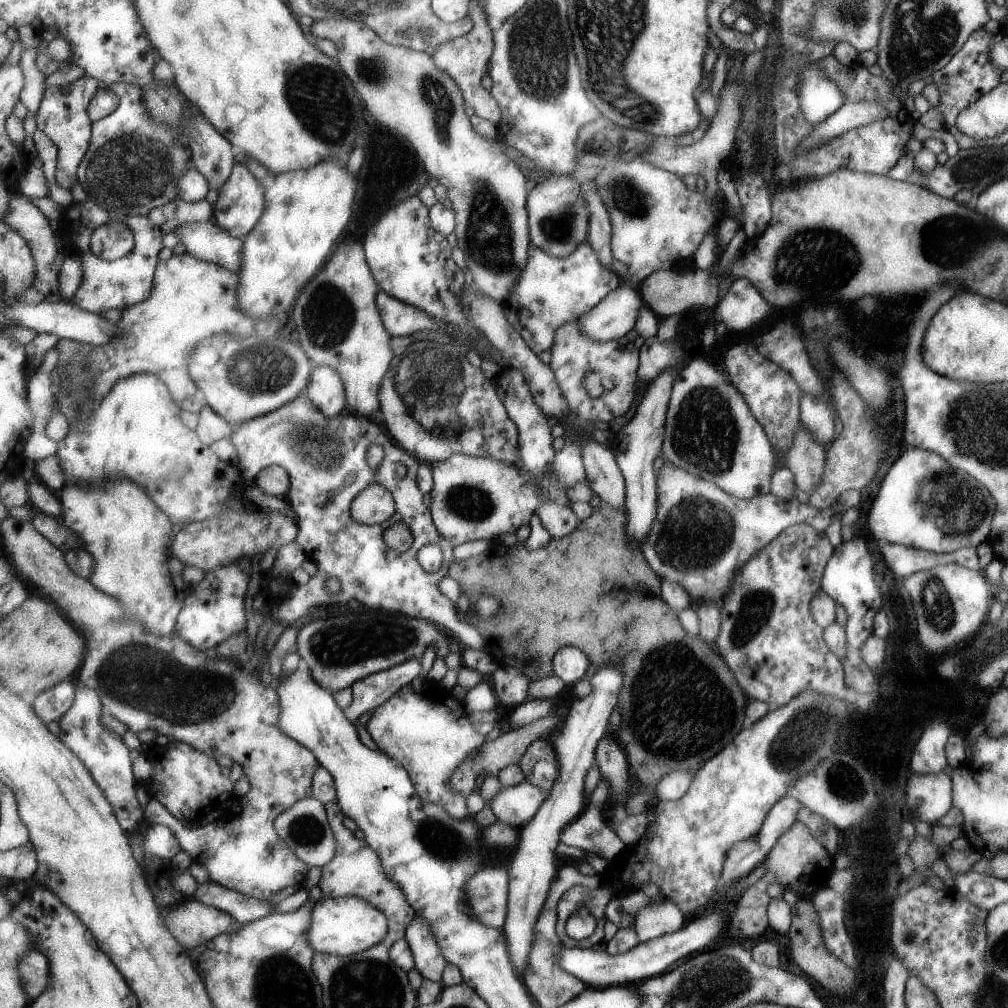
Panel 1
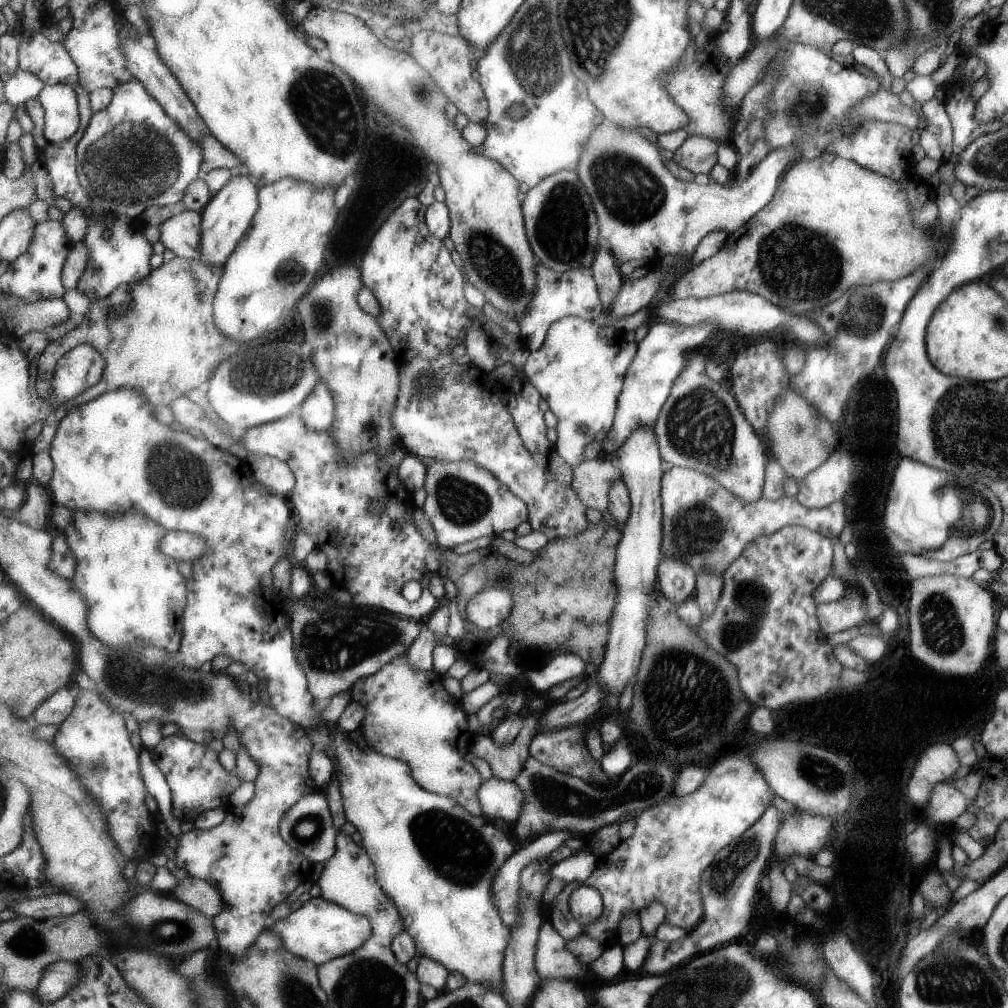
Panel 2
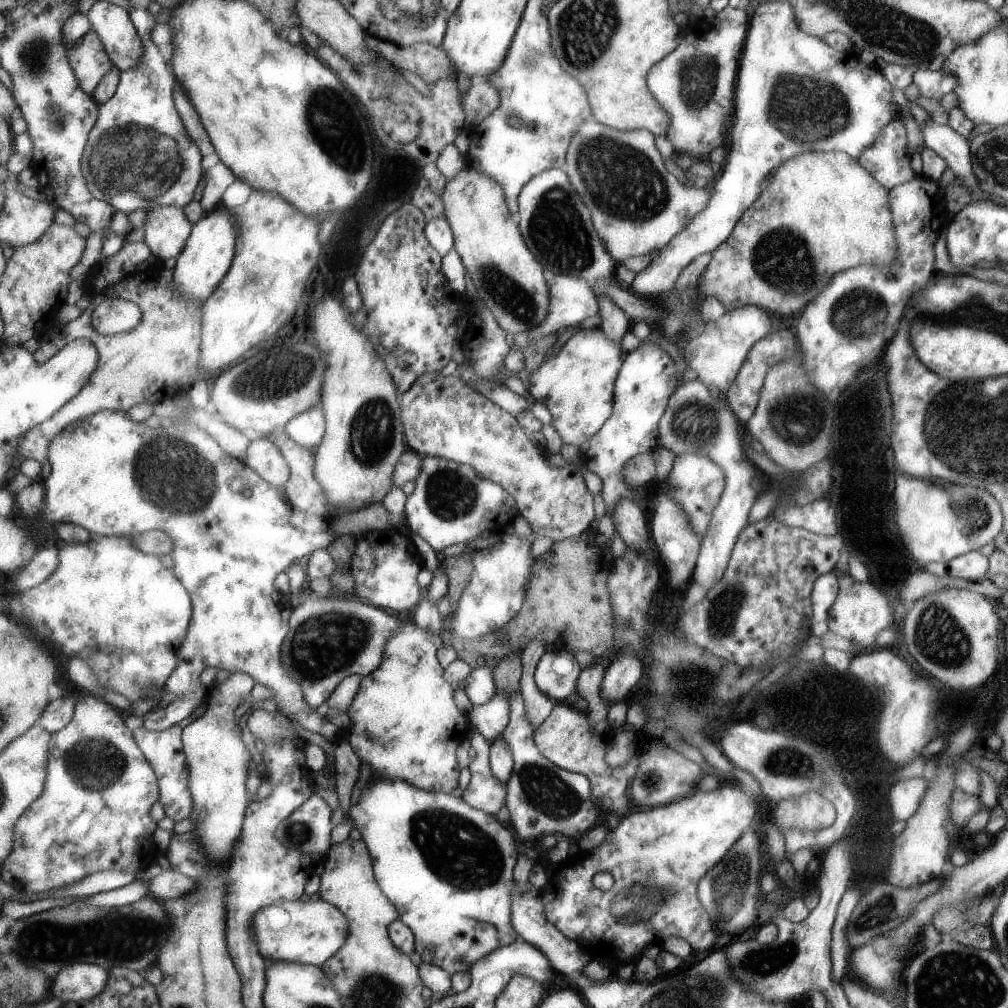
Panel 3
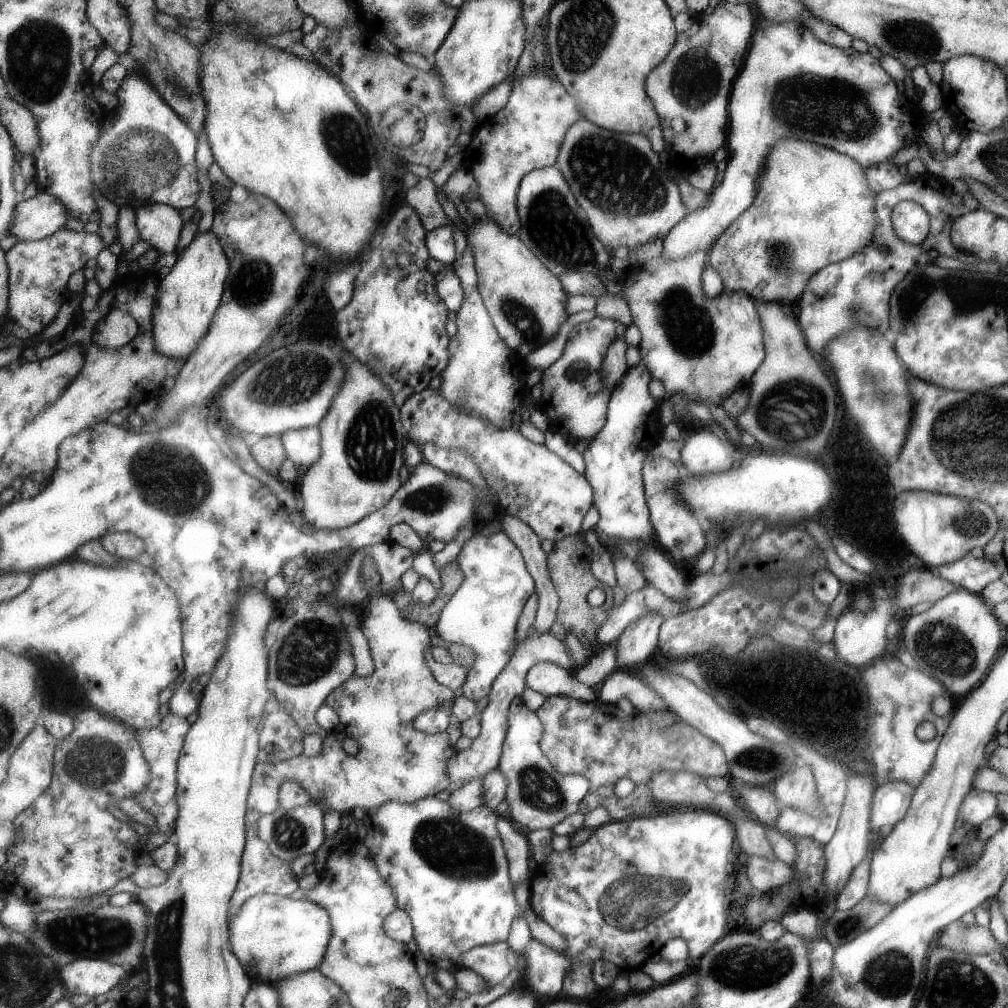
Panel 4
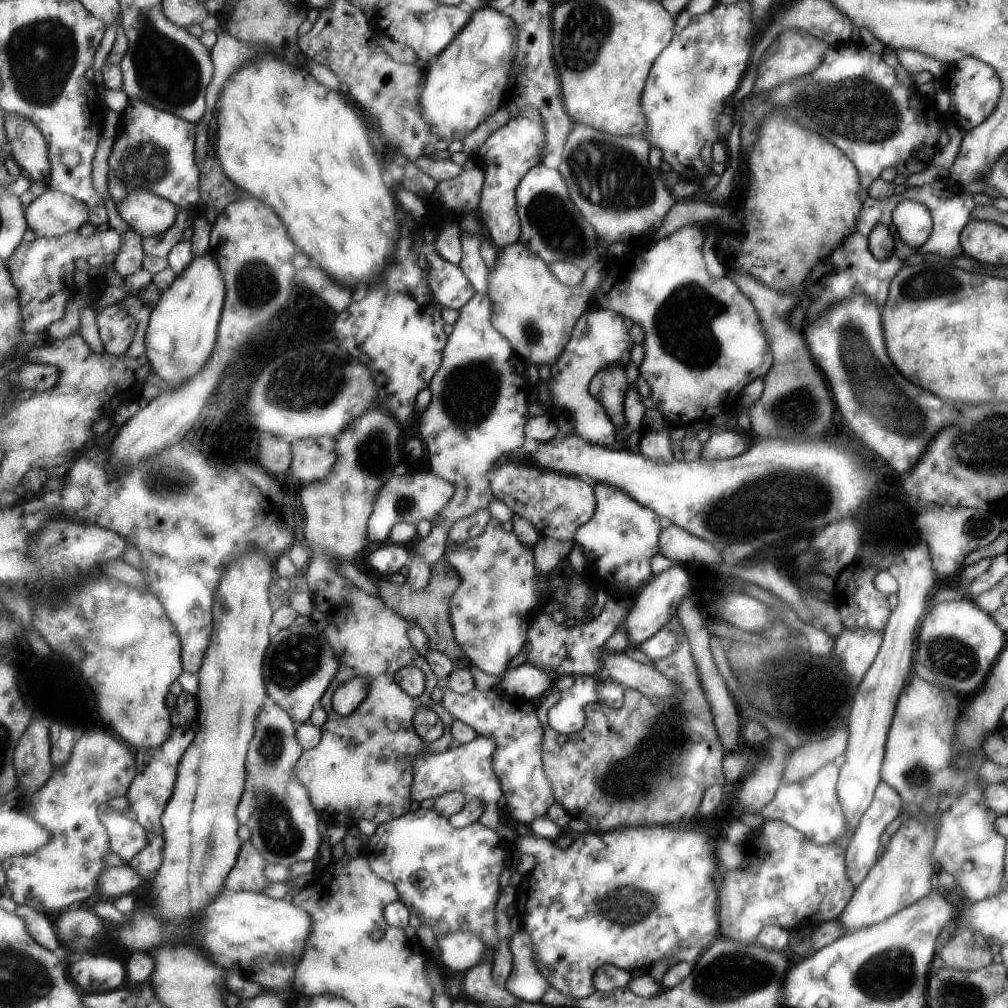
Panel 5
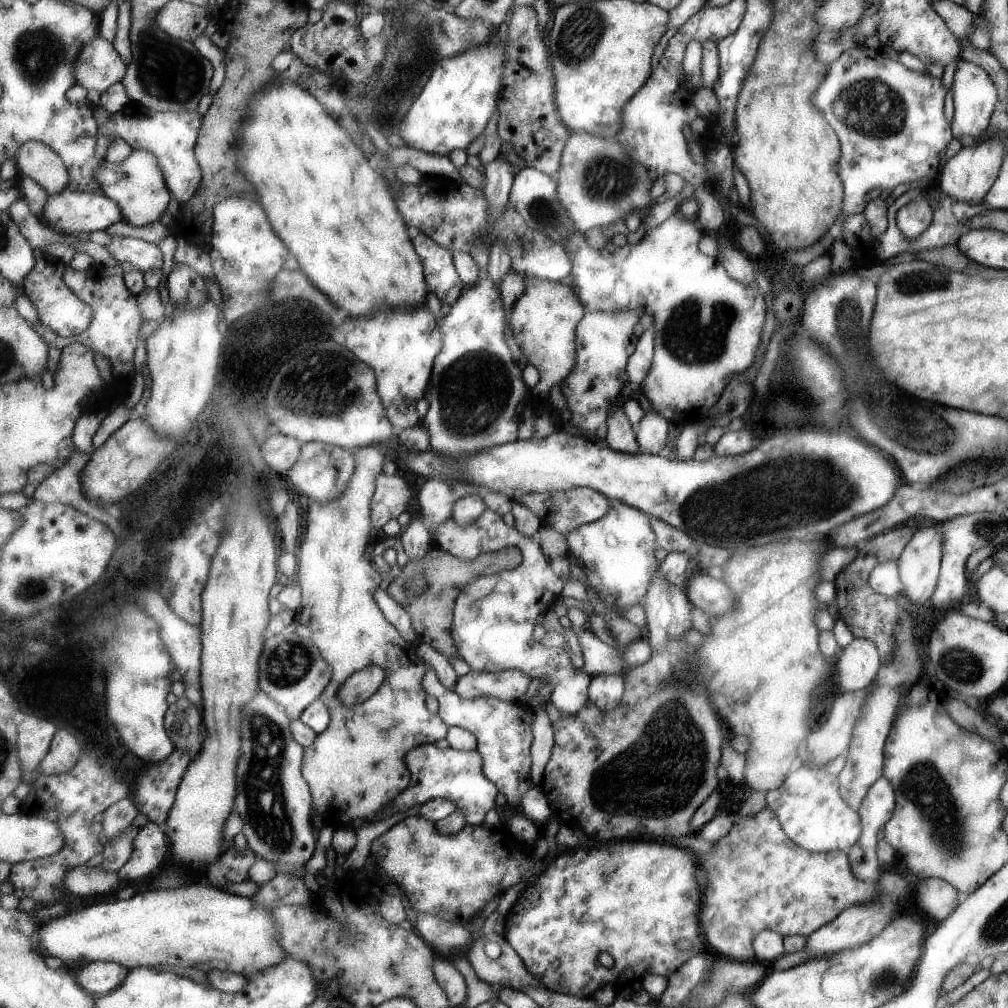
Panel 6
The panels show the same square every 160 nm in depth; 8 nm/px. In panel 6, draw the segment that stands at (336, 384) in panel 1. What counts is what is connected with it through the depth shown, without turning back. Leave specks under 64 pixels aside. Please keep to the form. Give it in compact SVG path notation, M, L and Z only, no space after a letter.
M311 441L305 444L300 459L288 472L295 490L301 490L309 500L330 501L340 497L348 487L356 467L354 452L340 446L321 441Z

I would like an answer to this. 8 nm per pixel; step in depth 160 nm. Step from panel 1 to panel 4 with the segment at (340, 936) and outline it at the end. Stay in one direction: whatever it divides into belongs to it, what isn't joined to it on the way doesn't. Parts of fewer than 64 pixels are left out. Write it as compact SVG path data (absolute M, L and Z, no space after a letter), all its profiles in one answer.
M263 893L250 898L240 913L230 921L231 944L235 954L243 964L247 964L247 972L251 972L251 980L265 980L273 987L282 983L283 979L300 972L307 972L320 966L327 954L331 939L334 938L334 926L331 913L322 905L309 899L298 899L283 895Z

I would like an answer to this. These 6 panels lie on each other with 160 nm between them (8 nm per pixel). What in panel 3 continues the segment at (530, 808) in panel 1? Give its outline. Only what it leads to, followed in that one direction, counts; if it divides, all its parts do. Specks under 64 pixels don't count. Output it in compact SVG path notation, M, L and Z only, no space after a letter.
M472 726L467 741L475 751L475 758L469 760L471 781L462 797L476 809L497 814L503 806L507 806L507 785L495 776L490 763L490 742L477 727Z

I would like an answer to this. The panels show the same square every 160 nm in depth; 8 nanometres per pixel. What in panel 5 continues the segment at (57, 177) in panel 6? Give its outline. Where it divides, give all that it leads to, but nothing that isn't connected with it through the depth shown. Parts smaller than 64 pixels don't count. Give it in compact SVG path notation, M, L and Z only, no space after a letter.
M9 113L6 116L6 133L11 144L11 152L23 172L33 181L48 182L52 168L50 156L53 154L48 144L48 139L43 131L29 117L19 113Z

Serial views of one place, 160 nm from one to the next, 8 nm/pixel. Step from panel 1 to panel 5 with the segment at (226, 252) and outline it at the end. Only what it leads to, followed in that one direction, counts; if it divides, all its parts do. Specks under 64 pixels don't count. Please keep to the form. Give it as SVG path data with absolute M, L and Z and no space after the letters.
M149 190L128 191L124 201L116 202L117 213L139 236L162 235L177 222L179 208L174 202Z

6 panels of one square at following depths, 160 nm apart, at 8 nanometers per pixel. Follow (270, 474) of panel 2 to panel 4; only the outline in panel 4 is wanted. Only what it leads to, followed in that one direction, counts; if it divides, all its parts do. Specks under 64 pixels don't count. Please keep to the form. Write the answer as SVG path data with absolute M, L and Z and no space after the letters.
M273 434L261 437L259 441L251 446L251 450L255 460L268 474L279 475L279 470L288 456L281 436Z

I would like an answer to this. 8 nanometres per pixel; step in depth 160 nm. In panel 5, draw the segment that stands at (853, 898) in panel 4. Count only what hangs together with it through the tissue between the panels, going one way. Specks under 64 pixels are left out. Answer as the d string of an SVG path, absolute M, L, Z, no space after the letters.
M880 782L874 791L870 806L867 807L850 839L850 844L844 850L846 875L854 887L865 878L867 871L880 855L879 836L883 834L885 827L900 814L901 806L902 797L899 796L899 793L894 788L891 788L891 785Z

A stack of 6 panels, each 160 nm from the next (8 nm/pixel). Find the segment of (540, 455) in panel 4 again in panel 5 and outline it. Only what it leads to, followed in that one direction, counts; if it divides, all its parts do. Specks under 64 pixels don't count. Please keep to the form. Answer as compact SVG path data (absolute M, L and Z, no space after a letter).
M526 448L511 451L499 457L493 463L491 478L490 483L496 498L506 503L513 514L527 517L539 529L542 536L559 539L560 541L574 541L576 532L593 518L598 507L596 488L591 484L591 481L553 467L540 465L531 454L531 450Z

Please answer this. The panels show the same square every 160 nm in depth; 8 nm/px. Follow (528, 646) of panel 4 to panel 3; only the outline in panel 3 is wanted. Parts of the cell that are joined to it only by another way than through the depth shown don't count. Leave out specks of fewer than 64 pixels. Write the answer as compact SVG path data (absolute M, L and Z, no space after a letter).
M498 690L493 700L474 707L467 716L471 725L477 727L490 744L493 744L497 739L502 738L505 728L508 727L511 711L508 694Z

